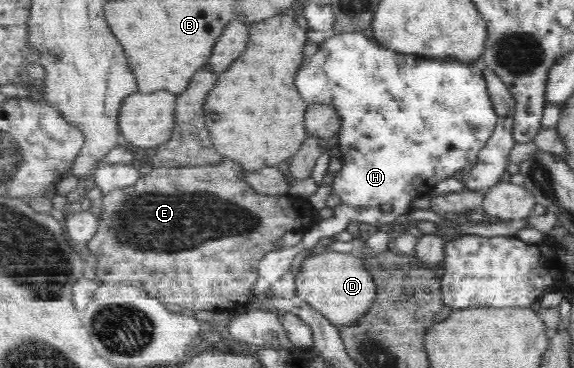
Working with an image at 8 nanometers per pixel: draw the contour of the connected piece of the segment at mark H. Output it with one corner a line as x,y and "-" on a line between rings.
358,32
349,34
329,34
320,46
318,46
318,50
313,55
306,56
306,60
302,64
301,69
302,71
297,75
298,79
296,79
296,87
298,87
298,91
302,93
302,97
304,97
304,99
306,99
310,104
333,104
334,108
338,110
338,114
342,115
342,127
339,130
339,142
337,146
339,147
340,159
343,161
343,167
340,171
334,174
333,184
331,185
338,197
340,197
340,203
333,207
335,216
328,220
320,219
319,223
316,224
316,227
312,227
312,229
303,233
303,239
300,243
294,246
282,247
275,249
274,251
269,251
261,259
261,262
258,265
258,283
255,283
255,288
253,289
254,298
250,301
249,305
246,306
248,311
251,309
250,306
254,302
261,301
262,293
264,293
270,285
276,283
278,279
290,271
290,265
292,265
294,257
296,257
300,251
311,249
320,243
322,238
332,238
333,236
345,231
349,223
352,221
357,221
358,223
369,223
379,228
388,228
399,223
403,219
404,215
411,210
410,201
412,201
414,197
428,194
429,190
433,185
436,185
440,179
444,179
444,177
448,176
459,175
460,171
462,171
465,166
472,166
476,163
480,149
486,145
486,142
492,136
492,133
494,133
494,129
496,129
496,125
500,119
499,115
494,112
489,87
487,86
487,81
483,74
484,67
479,63
479,61
442,61
442,59
419,57
414,54
399,54
391,49
382,47
375,40
366,38
362,32

